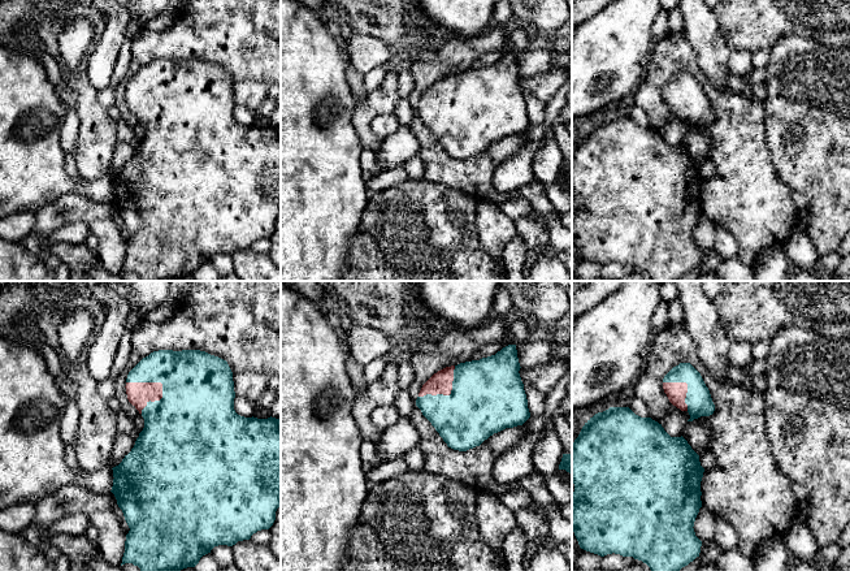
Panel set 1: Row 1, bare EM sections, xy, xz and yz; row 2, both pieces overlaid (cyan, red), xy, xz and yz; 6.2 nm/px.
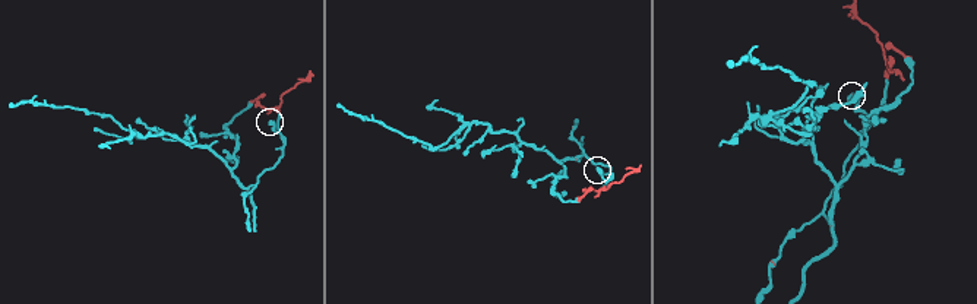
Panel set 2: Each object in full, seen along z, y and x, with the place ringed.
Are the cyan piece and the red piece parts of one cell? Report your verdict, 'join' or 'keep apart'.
join

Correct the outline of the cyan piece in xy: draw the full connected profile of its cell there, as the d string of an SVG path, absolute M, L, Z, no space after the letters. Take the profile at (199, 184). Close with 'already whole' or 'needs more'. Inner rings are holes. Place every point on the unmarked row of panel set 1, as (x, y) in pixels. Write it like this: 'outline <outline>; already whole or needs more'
outline M200 59L153 60L129 81L125 96L129 111L144 127L144 137L131 160L118 174L112 177L114 187L110 200L130 237L121 274L133 272L142 281L179 281L183 277L195 276L200 267L211 261L214 255L233 255L238 250L250 248L257 239L269 238L273 234L276 220L281 215L281 127L272 125L268 127L244 126L235 121L233 81L226 69Z; needs more

